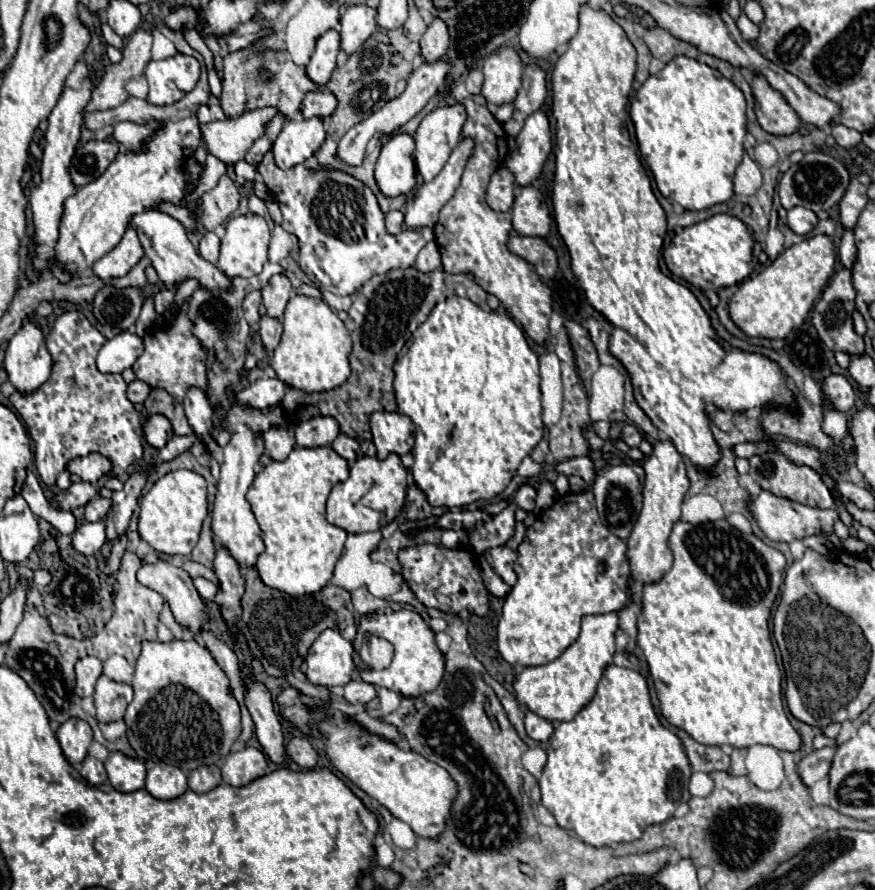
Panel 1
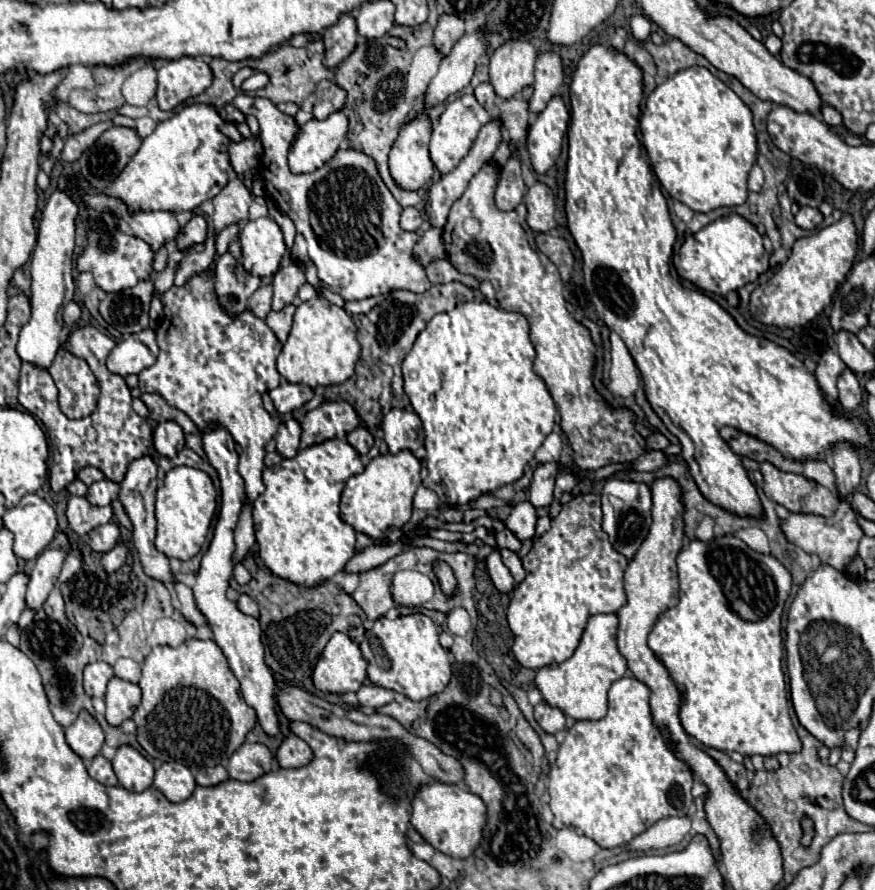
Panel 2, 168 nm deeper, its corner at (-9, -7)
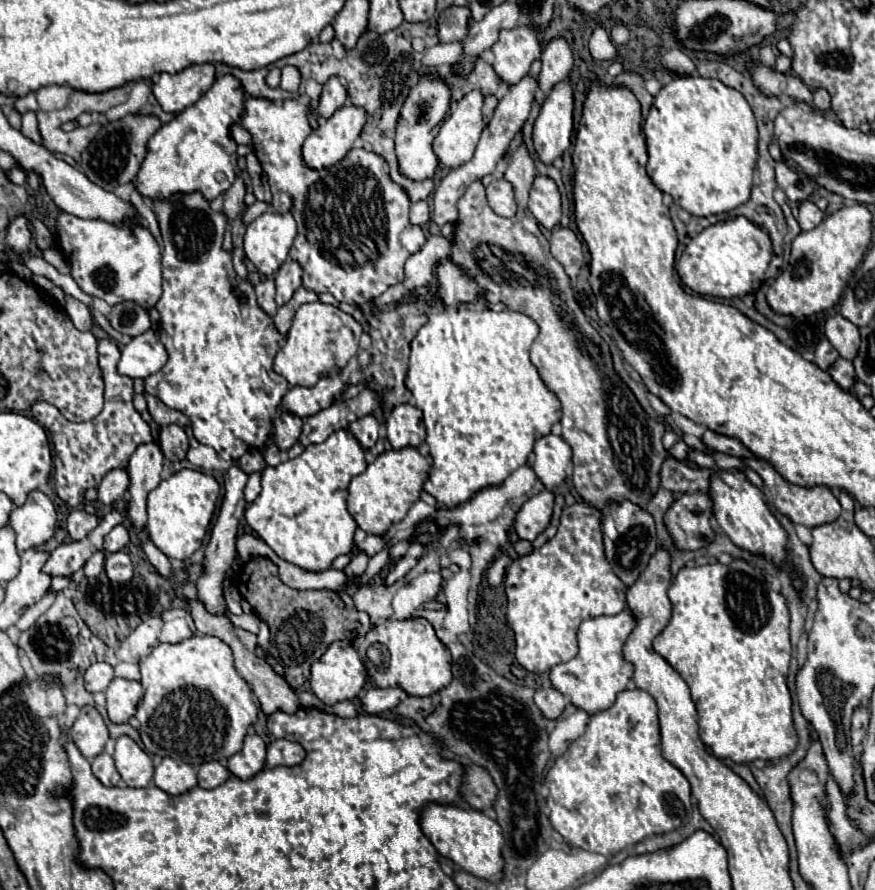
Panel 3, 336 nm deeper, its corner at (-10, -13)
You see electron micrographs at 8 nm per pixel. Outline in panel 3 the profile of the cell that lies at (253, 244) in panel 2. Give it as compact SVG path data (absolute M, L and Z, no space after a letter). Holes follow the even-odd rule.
M264 212L254 222L248 224L248 230L244 234L244 252L250 262L256 264L258 272L264 276L274 274L282 262L288 258L288 250L296 238L296 222L290 212L278 214L278 212Z

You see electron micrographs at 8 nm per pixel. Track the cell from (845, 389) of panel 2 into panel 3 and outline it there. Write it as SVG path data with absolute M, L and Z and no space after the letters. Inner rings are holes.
M838 358L834 362L834 366L830 366L828 374L834 378L834 382L844 388L844 390L850 390L854 386L854 366L850 360L846 358Z

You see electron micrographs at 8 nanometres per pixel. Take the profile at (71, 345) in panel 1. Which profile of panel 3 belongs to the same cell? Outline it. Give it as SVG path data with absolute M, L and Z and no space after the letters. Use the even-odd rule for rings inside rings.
M110 338L100 340L98 354L100 354L100 368L104 374L106 392L104 392L104 408L96 418L92 418L90 422L74 424L66 420L56 406L48 402L36 402L30 410L34 420L42 424L52 436L56 494L72 508L84 502L84 492L88 488L98 488L98 484L110 470L126 468L126 462L130 460L132 452L140 444L146 444L152 440L150 426L142 420L142 416L136 412L132 404L132 396L134 396L132 378L122 376L116 370L116 364L120 360L120 350L114 344L114 340Z

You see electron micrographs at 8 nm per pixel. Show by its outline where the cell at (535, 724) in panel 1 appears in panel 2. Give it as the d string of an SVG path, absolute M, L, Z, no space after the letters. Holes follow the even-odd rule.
M539 702L535 706L535 720L547 734L557 734L565 730L565 714L557 708L551 708L547 702Z

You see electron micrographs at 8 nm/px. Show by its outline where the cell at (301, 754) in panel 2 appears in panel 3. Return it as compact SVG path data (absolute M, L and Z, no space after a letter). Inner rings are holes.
M274 740L268 746L268 754L266 754L266 766L274 768L274 766L296 766L304 760L306 752L298 742L290 742L290 740Z

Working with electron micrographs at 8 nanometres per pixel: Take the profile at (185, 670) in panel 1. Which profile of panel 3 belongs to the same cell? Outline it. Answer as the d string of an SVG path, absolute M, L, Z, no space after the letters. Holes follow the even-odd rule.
M196 634L178 644L158 644L152 648L152 652L146 658L140 660L140 672L142 672L142 680L140 680L142 684L126 678L114 678L110 682L110 686L106 688L106 710L108 710L108 718L116 724L128 722L136 714L136 718L140 720L140 738L144 742L146 752L158 754L162 758L170 756L194 768L200 768L200 764L210 760L226 762L230 754L242 750L244 736L248 728L256 722L258 708L252 700L252 690L248 682L234 670L234 656L228 644L224 644L216 636L196 636Z

